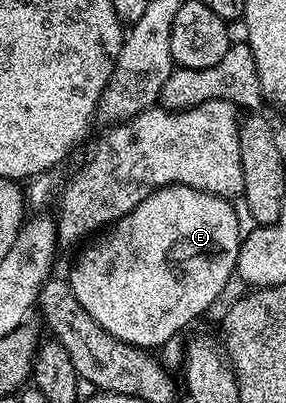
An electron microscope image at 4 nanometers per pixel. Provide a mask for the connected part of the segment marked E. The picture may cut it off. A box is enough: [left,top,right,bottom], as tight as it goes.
[69,184,241,350]

